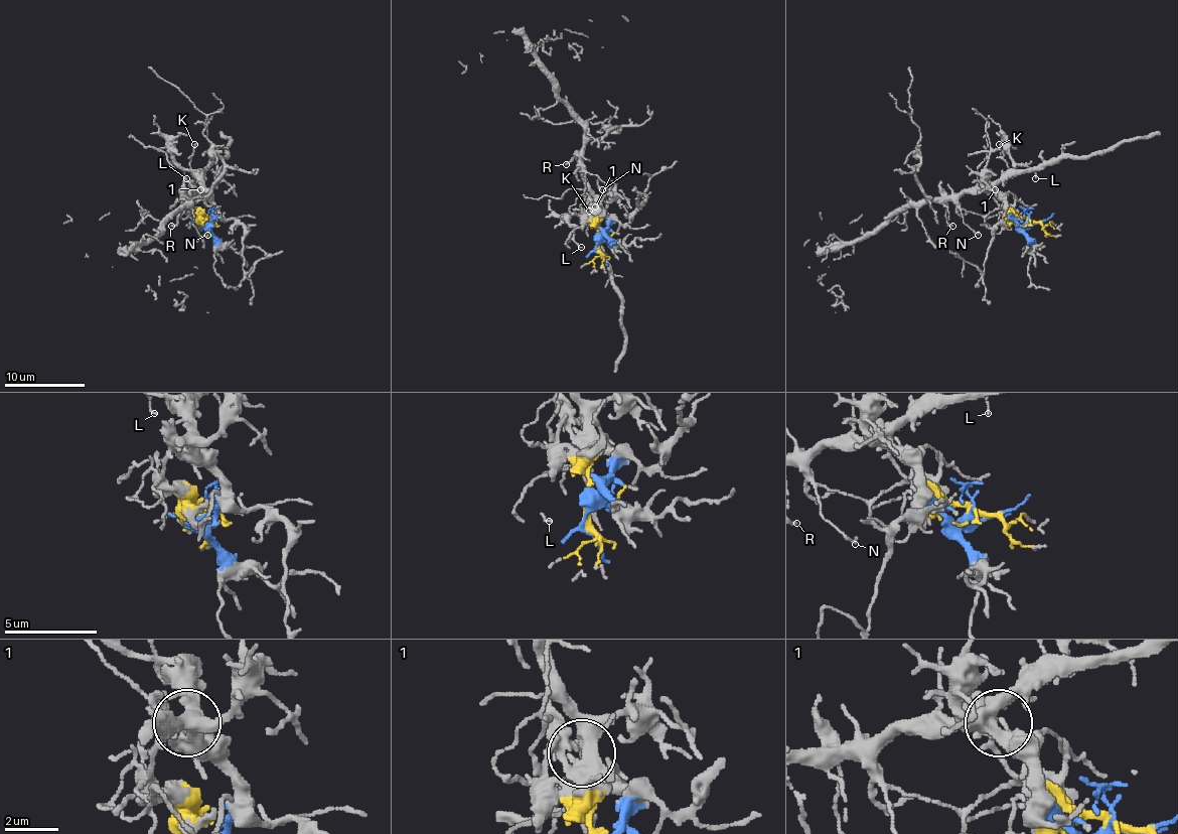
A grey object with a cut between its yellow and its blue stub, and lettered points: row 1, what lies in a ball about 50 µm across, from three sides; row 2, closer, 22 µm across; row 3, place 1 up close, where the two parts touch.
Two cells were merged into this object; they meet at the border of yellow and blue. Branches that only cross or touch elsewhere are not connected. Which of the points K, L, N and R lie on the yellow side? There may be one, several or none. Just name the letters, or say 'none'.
none

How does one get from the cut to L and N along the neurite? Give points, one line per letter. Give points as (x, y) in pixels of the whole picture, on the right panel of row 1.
L: (1033, 223), (1019, 223), (995, 190), (995, 184), (1017, 164), (1029, 166), (1035, 178)
N: (1033, 223), (1019, 223), (991, 192), (967, 190), (959, 198), (959, 209), (963, 221), (979, 235)

